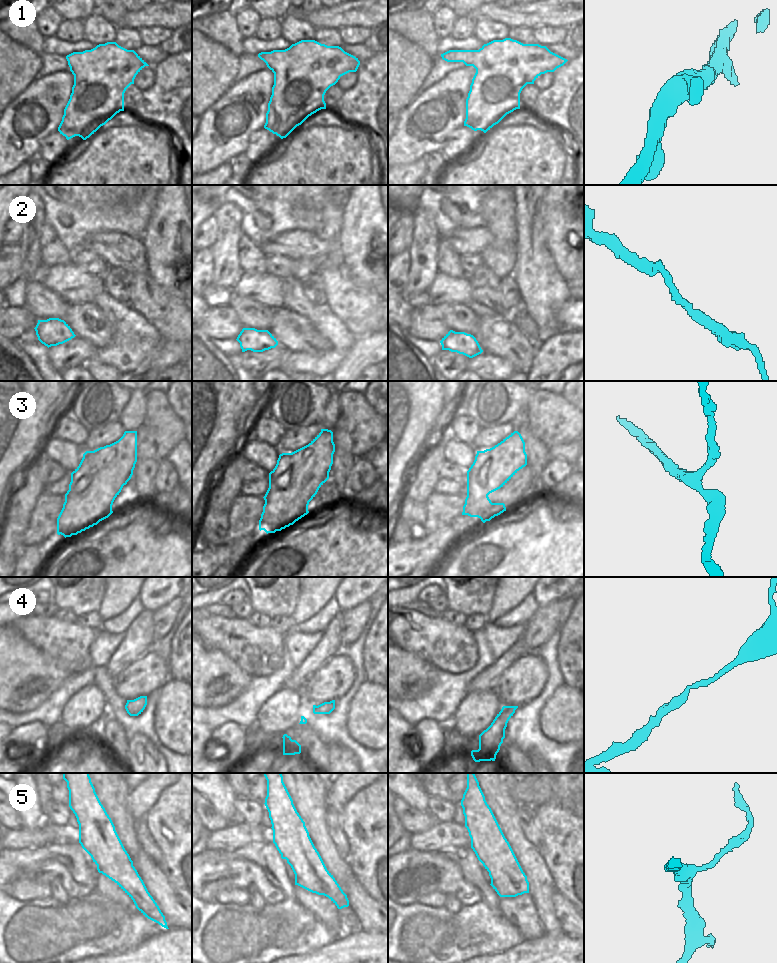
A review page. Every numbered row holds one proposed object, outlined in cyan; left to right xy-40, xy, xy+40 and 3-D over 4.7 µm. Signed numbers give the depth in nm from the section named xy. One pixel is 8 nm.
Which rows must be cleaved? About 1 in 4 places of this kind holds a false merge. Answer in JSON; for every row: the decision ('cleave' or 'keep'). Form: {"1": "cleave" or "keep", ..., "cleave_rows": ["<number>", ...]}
{"1": "keep", "2": "keep", "3": "keep", "4": "keep", "5": "keep", "cleave_rows": []}

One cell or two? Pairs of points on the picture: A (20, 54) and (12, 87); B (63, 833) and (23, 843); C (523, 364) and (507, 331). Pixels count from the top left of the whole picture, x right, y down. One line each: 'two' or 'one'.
A: one
B: one
C: one

